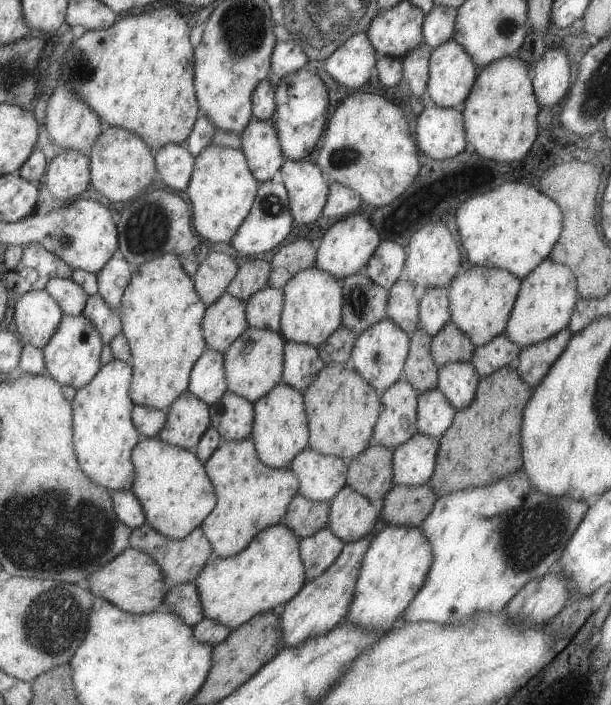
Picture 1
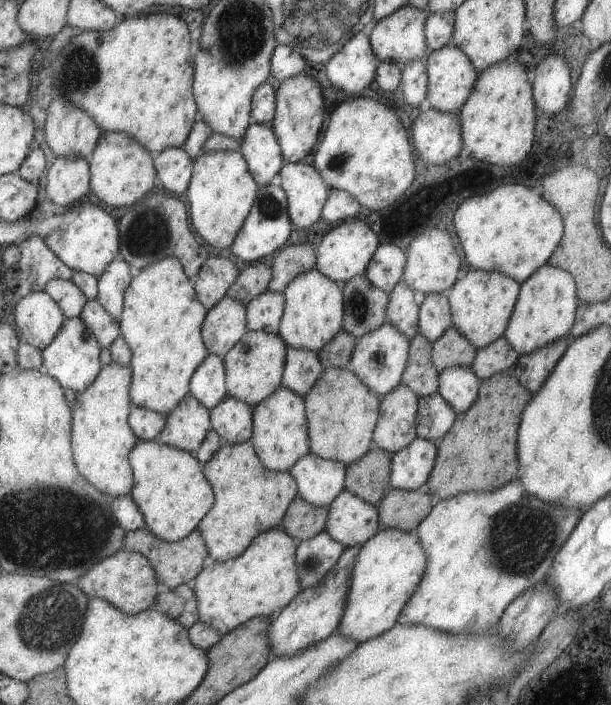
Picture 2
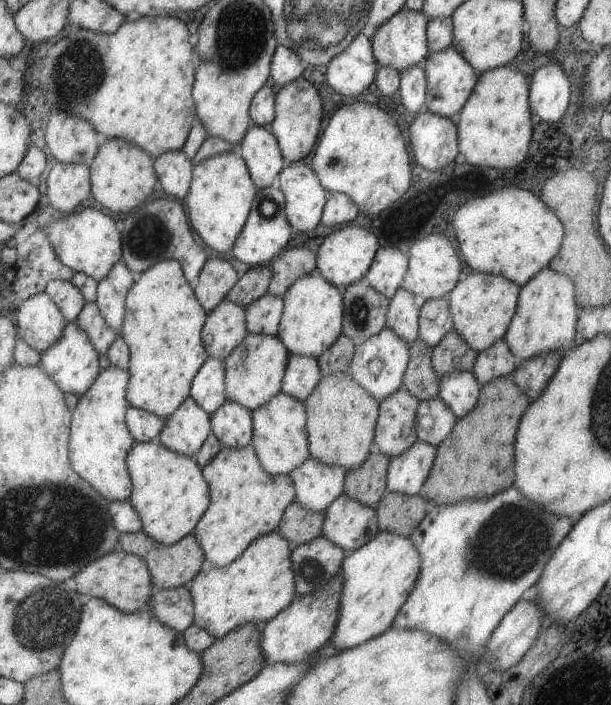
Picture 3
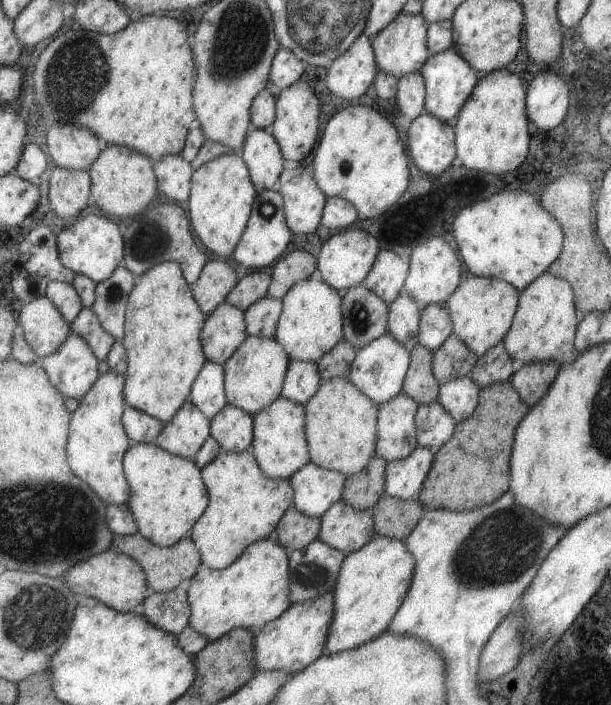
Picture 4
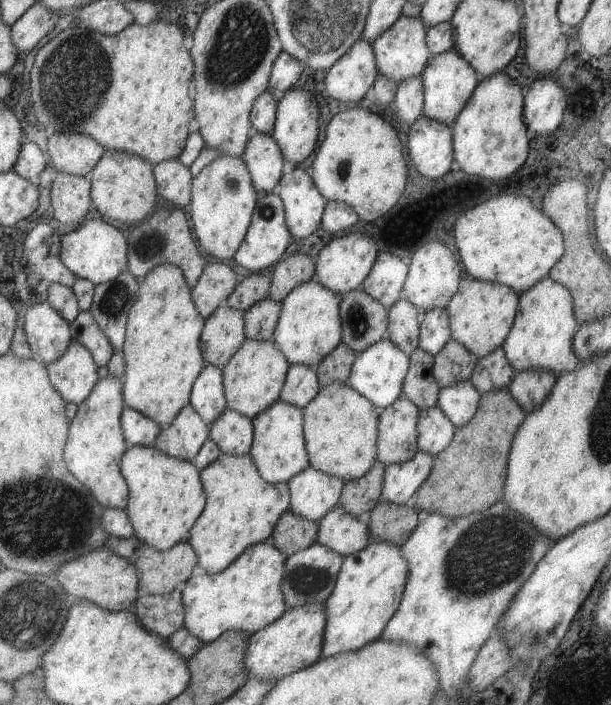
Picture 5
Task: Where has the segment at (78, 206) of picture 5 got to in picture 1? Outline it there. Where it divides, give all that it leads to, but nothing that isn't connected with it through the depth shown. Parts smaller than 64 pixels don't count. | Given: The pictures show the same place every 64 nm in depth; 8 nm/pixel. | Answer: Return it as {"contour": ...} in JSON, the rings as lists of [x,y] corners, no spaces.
{"contour":[[[54,149],[54,157],[47,166],[45,182],[50,198],[63,204],[67,200],[79,197],[83,190],[87,190],[90,181],[89,158],[81,150]]]}

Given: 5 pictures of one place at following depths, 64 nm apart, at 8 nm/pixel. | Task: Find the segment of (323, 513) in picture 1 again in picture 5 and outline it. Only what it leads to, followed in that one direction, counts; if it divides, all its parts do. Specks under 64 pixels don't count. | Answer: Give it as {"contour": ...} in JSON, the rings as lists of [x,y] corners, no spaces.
{"contour":[[[287,509],[278,518],[269,540],[288,557],[296,550],[311,546],[315,542],[317,531],[318,521],[305,520]]]}

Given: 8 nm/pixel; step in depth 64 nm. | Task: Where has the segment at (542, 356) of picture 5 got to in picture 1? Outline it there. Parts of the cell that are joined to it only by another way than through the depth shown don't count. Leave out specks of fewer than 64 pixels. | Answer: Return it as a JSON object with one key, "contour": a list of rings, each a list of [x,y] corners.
{"contour":[[[543,258],[525,278],[520,279],[513,308],[511,309],[504,333],[513,340],[519,348],[543,342],[545,338],[551,338],[568,326],[569,316],[578,292],[576,290],[576,278],[568,266],[557,264],[549,258]]]}

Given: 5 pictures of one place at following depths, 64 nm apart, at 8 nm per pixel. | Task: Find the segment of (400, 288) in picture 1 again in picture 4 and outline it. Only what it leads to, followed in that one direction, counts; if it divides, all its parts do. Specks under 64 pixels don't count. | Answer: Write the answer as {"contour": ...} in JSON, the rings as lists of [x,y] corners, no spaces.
{"contour":[[[404,292],[388,304],[386,332],[407,351],[418,343],[419,316],[415,301]]]}

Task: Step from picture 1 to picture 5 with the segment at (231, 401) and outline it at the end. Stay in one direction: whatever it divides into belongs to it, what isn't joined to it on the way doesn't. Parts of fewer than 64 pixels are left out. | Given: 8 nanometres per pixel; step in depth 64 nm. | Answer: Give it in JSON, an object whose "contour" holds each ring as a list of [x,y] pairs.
{"contour":[[[225,408],[210,424],[208,438],[215,442],[221,453],[245,455],[251,448],[252,430],[252,419]]]}

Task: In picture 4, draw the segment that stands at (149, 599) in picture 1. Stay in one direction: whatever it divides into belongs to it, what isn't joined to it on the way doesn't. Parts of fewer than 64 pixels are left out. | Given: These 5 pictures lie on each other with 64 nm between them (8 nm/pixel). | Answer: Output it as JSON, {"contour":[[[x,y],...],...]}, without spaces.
{"contour":[[[113,548],[105,550],[101,554],[90,556],[87,560],[79,562],[77,566],[71,566],[65,574],[65,584],[78,595],[95,598],[95,600],[120,613],[139,609],[148,590],[141,566],[133,558],[118,553]]]}

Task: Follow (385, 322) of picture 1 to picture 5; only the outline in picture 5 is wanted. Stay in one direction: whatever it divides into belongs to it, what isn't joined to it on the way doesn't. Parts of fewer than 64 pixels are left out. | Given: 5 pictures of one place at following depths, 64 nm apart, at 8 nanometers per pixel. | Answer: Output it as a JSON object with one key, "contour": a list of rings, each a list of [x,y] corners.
{"contour":[[[383,338],[383,340],[368,346],[367,349],[356,353],[347,384],[355,392],[361,394],[363,398],[367,398],[375,406],[375,409],[380,412],[385,406],[391,404],[395,398],[402,396],[402,382],[408,364],[408,355],[401,352],[389,338]]]}

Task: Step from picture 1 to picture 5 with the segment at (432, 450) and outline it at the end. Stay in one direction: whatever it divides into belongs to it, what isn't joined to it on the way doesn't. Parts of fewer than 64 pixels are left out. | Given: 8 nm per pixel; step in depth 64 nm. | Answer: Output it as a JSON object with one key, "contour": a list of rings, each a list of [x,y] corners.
{"contour":[[[418,450],[413,455],[413,458],[409,458],[407,462],[384,466],[383,488],[381,489],[380,496],[381,500],[399,505],[410,503],[417,487],[427,478],[427,475],[431,470],[432,458],[431,454]]]}

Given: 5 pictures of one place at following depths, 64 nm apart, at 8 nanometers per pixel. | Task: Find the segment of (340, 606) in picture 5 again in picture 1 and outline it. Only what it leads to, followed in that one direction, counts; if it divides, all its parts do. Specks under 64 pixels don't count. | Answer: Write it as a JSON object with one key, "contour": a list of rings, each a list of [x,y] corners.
{"contour":[[[384,525],[371,538],[369,548],[363,554],[359,574],[344,621],[361,628],[371,628],[377,632],[391,629],[403,609],[425,584],[425,576],[431,566],[432,554],[429,542],[420,526]]]}

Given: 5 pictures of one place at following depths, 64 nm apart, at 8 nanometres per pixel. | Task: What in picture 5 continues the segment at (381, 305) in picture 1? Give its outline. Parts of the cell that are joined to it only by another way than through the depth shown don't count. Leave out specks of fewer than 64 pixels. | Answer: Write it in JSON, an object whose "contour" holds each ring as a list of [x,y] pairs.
{"contour":[[[360,287],[349,290],[339,299],[341,340],[355,354],[388,338],[388,310],[375,298],[371,298]]]}

